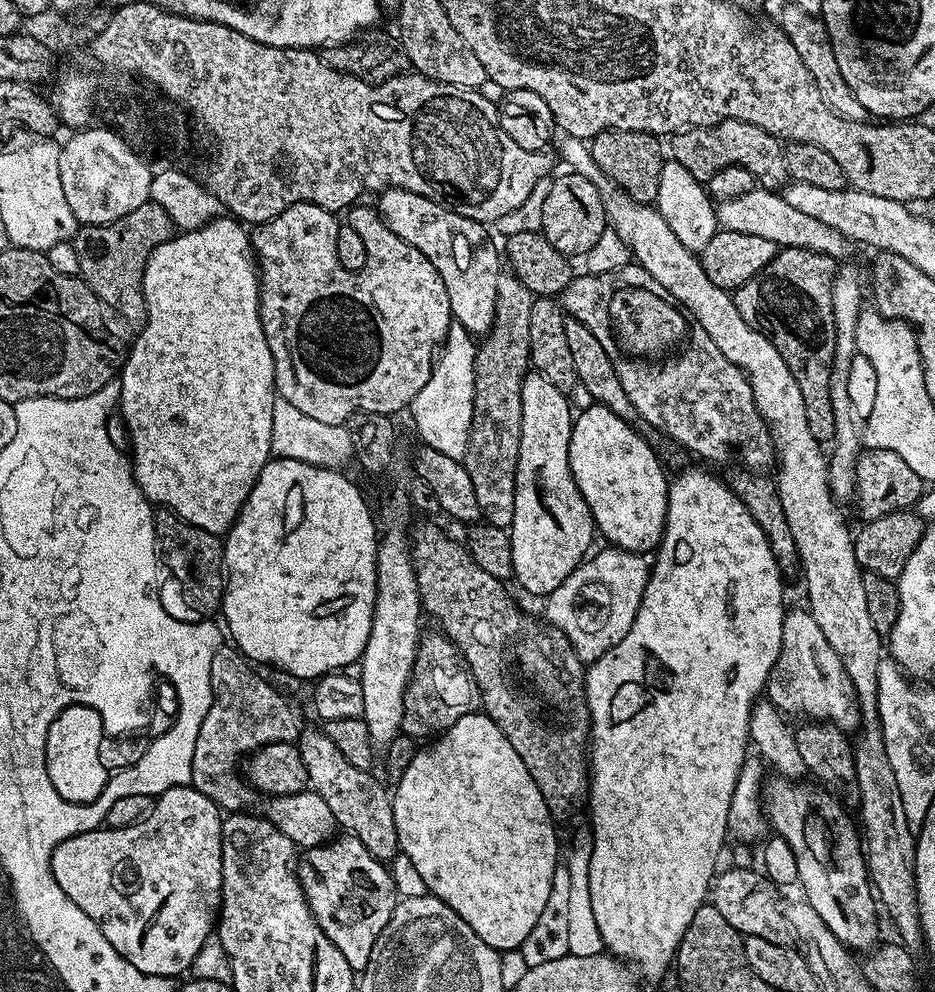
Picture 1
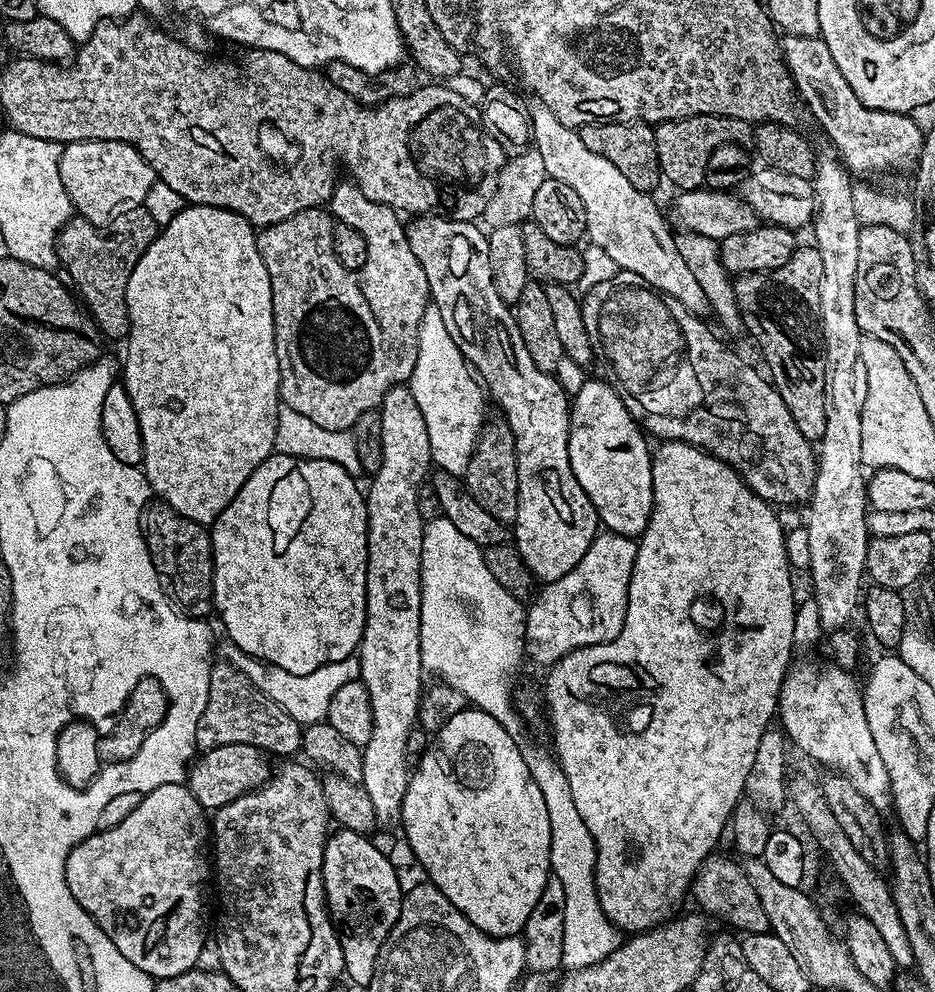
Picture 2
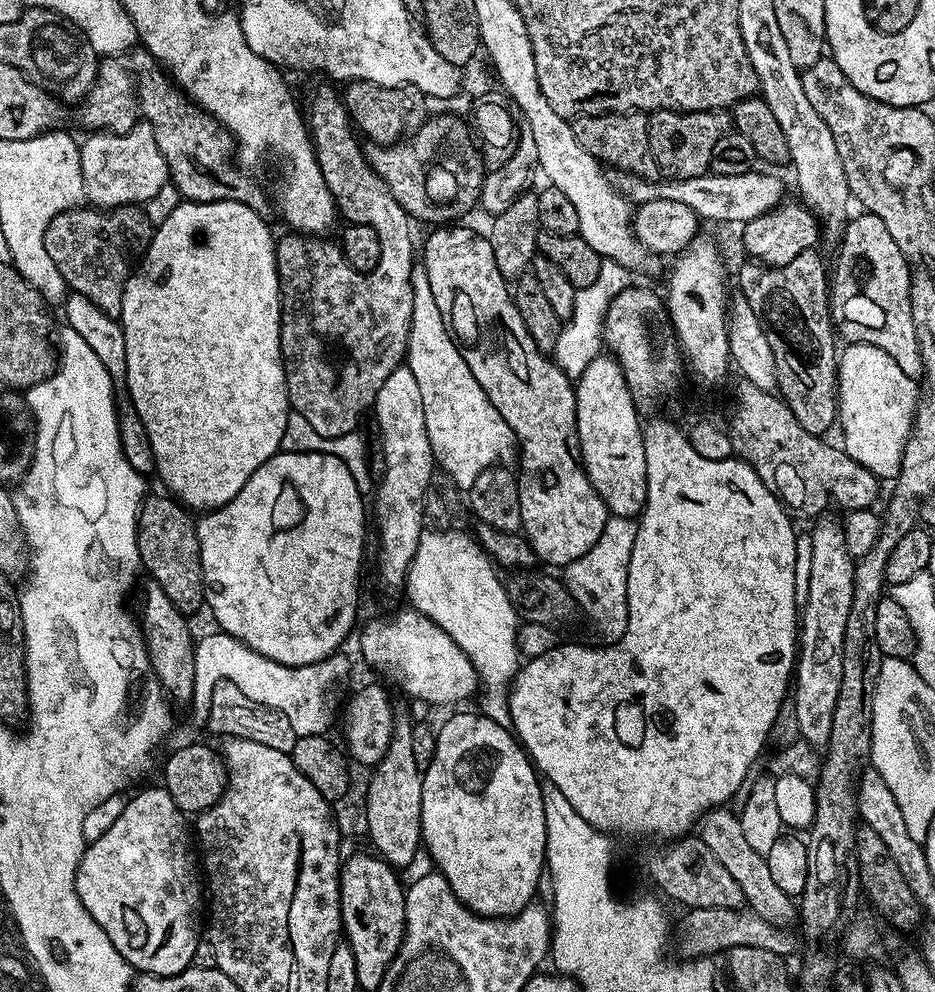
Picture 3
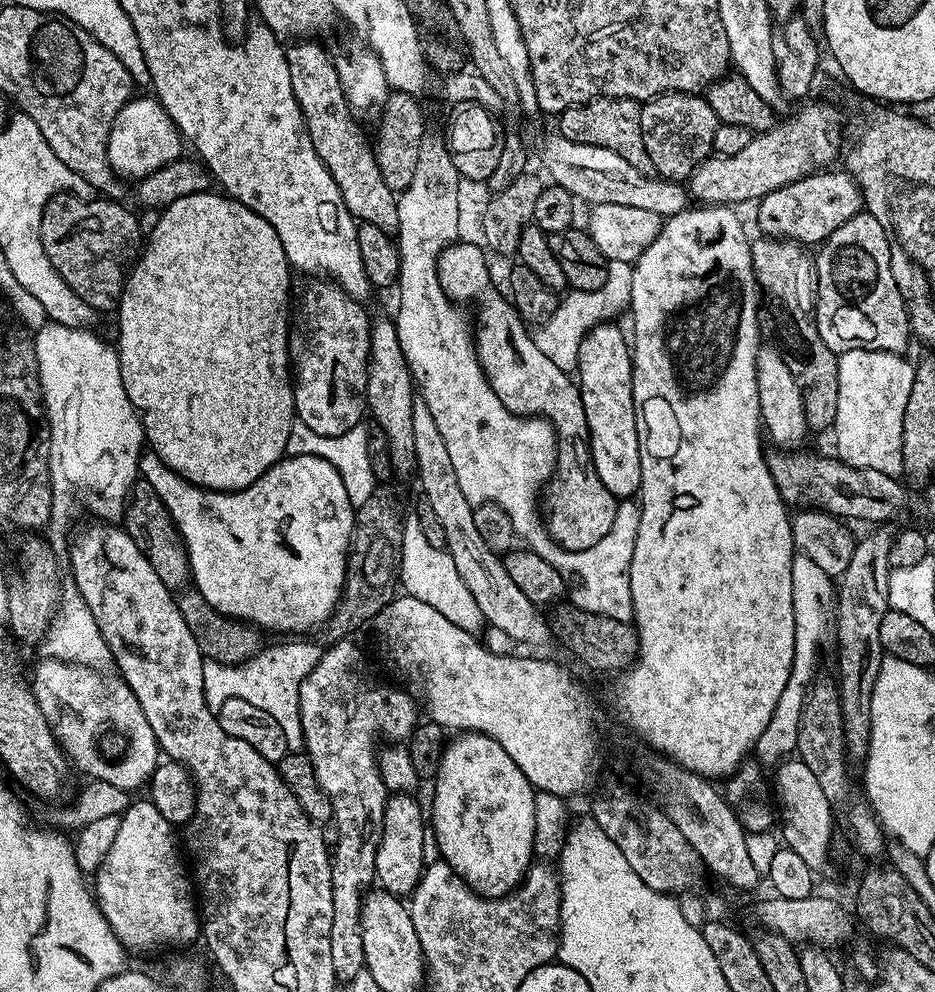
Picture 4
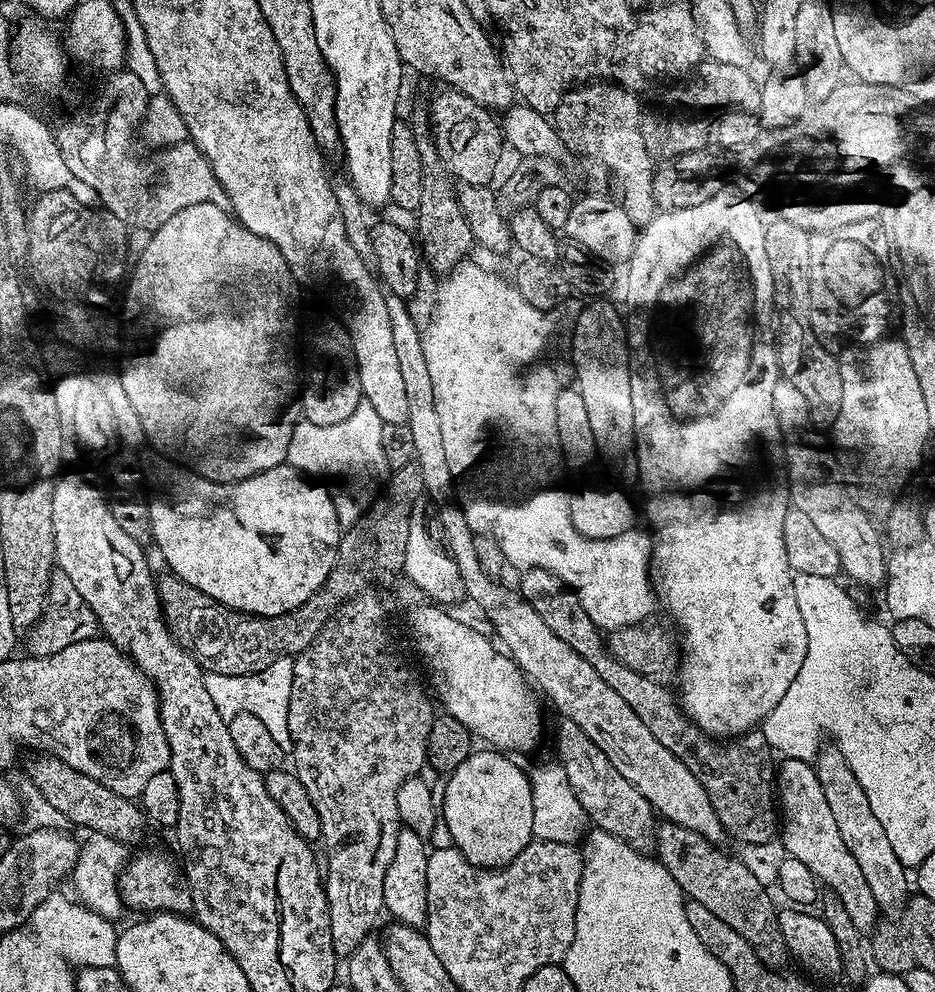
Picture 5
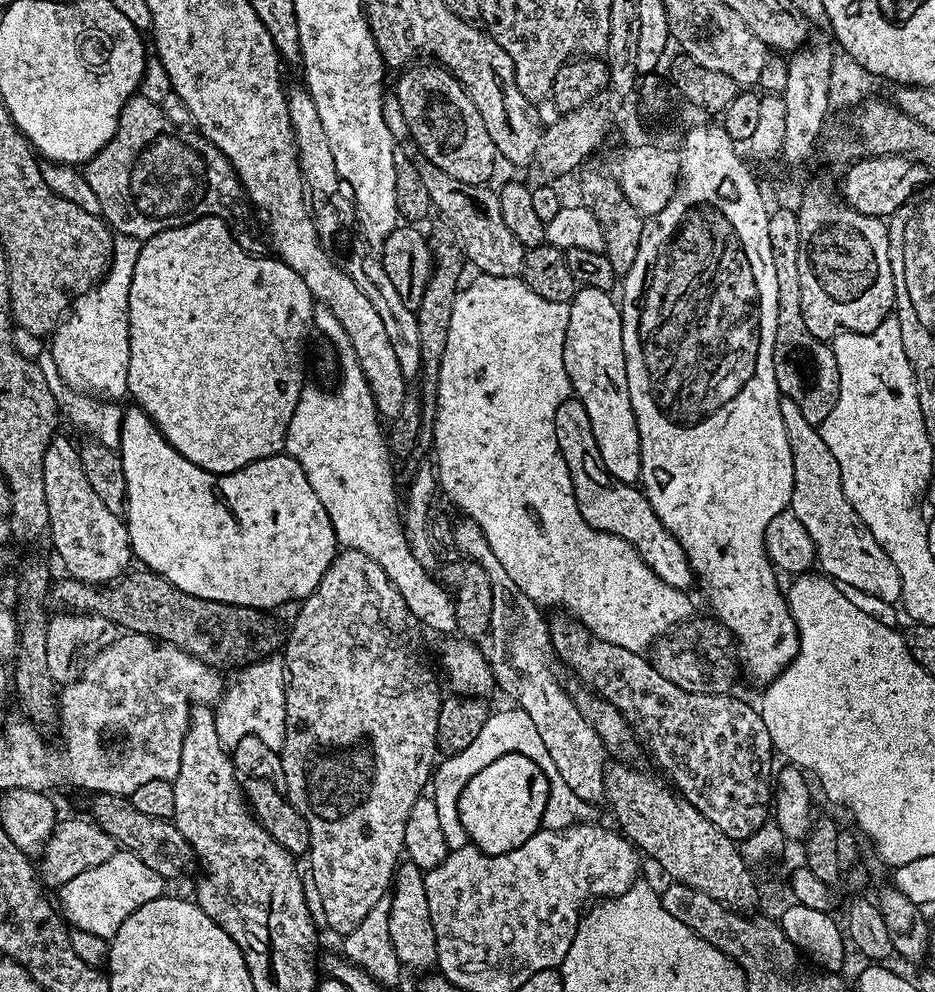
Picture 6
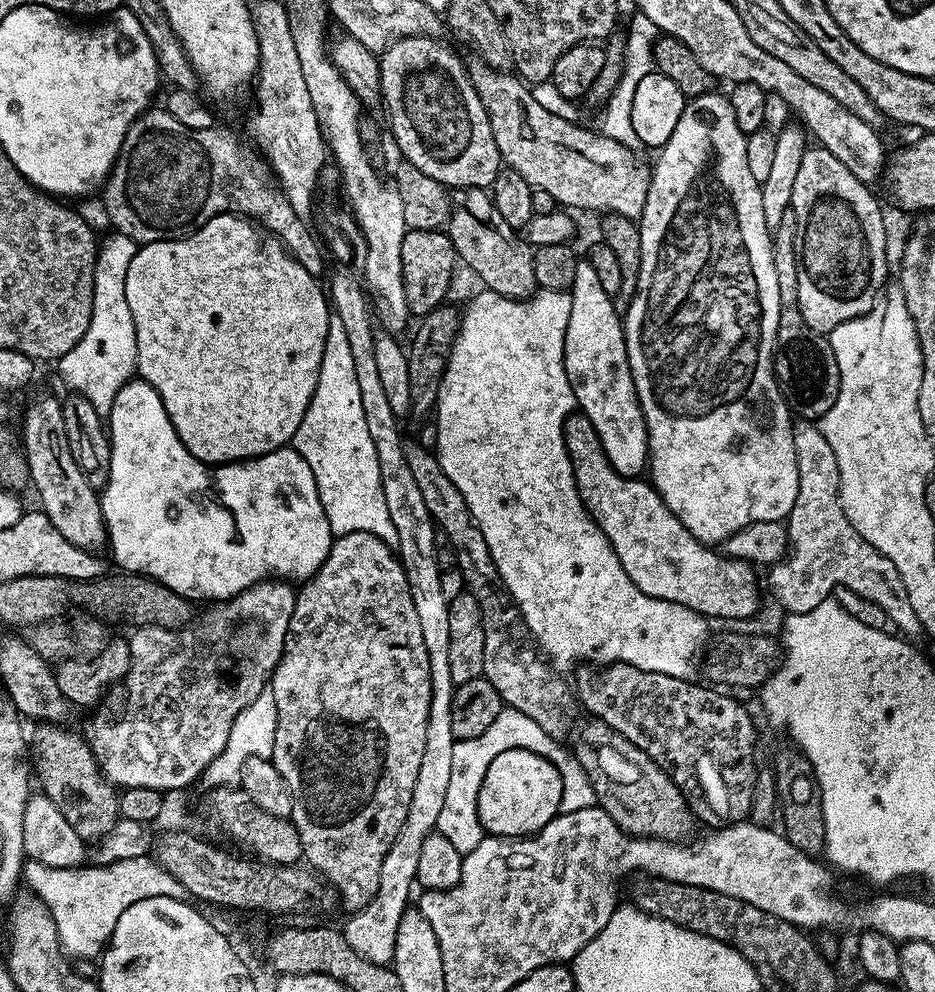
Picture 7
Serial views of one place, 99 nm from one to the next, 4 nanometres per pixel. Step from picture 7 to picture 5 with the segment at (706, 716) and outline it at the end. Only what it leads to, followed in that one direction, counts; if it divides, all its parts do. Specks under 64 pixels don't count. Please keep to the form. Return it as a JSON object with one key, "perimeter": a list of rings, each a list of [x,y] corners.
{"perimeter":[[[531,566],[523,569],[520,576],[518,591],[524,600],[534,610],[538,610],[542,622],[570,646],[570,650],[578,650],[598,674],[602,674],[602,682],[611,686],[642,718],[644,725],[650,729],[650,734],[674,754],[682,762],[686,762],[686,770],[702,782],[706,794],[710,794],[710,802],[722,822],[725,833],[729,837],[740,840],[741,845],[764,843],[773,839],[778,832],[778,796],[774,791],[774,750],[769,746],[763,731],[753,730],[742,732],[731,737],[727,742],[713,738],[707,732],[692,723],[678,707],[674,692],[659,680],[638,674],[638,670],[630,670],[630,666],[622,666],[608,653],[606,636],[591,620],[590,614],[582,610],[582,602],[578,602],[578,594],[569,588],[558,574],[545,568]]]}

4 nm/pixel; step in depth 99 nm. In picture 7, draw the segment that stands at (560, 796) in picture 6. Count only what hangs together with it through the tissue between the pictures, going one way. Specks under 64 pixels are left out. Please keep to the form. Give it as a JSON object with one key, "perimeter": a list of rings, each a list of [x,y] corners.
{"perimeter":[[[507,706],[500,711],[498,718],[494,718],[494,723],[485,732],[478,734],[478,738],[457,740],[450,762],[450,786],[446,789],[446,798],[442,801],[442,812],[438,814],[435,831],[440,832],[442,838],[448,839],[454,846],[454,850],[462,854],[478,846],[478,842],[486,835],[480,824],[476,805],[482,778],[486,778],[486,770],[490,770],[490,762],[494,762],[494,758],[498,758],[502,750],[515,748],[525,748],[540,756],[547,756],[560,769],[560,773],[563,774],[560,812],[573,813],[575,810],[595,807],[597,795],[594,794],[594,788],[590,784],[588,775],[582,770],[581,763],[575,759],[570,763],[569,753],[567,756],[556,744],[559,744],[557,737],[546,734],[546,730],[542,730],[542,726],[534,722],[534,718],[526,718],[526,714]]]}

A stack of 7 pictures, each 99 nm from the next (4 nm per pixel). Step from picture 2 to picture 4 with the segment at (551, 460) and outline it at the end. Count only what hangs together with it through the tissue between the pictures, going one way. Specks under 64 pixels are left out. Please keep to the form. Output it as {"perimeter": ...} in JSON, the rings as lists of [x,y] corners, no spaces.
{"perimeter":[[[449,243],[436,260],[440,285],[453,302],[469,300],[480,307],[476,320],[474,316],[476,357],[494,394],[516,415],[539,416],[552,423],[556,431],[556,470],[542,496],[546,527],[560,547],[572,552],[586,550],[602,542],[617,527],[618,498],[602,486],[602,478],[594,470],[579,383],[538,350],[529,325],[516,313],[511,299],[492,285],[494,272],[488,267],[489,257],[483,251],[478,244]]]}

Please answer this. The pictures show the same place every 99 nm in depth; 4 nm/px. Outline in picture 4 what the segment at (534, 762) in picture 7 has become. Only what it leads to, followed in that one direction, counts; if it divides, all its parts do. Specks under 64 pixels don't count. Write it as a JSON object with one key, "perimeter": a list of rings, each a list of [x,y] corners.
{"perimeter":[[[464,732],[457,736],[460,736],[457,740],[447,741],[442,766],[434,777],[436,789],[432,792],[430,828],[436,831],[439,855],[479,896],[507,896],[519,888],[534,863],[537,789],[494,738],[481,732]]]}

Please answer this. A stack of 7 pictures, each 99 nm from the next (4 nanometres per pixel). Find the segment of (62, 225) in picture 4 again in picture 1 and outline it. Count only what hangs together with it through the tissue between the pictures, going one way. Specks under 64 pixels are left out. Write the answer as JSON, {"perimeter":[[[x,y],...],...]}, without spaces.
{"perimeter":[[[147,202],[138,206],[136,210],[130,210],[124,217],[118,218],[112,224],[90,225],[86,224],[77,227],[75,236],[71,239],[71,244],[77,252],[78,275],[81,280],[88,283],[88,291],[96,296],[100,302],[108,303],[110,307],[116,308],[119,304],[128,304],[132,296],[139,297],[140,279],[144,276],[144,266],[150,254],[162,242],[172,239],[174,235],[174,225],[170,217],[164,212],[160,205]]]}

